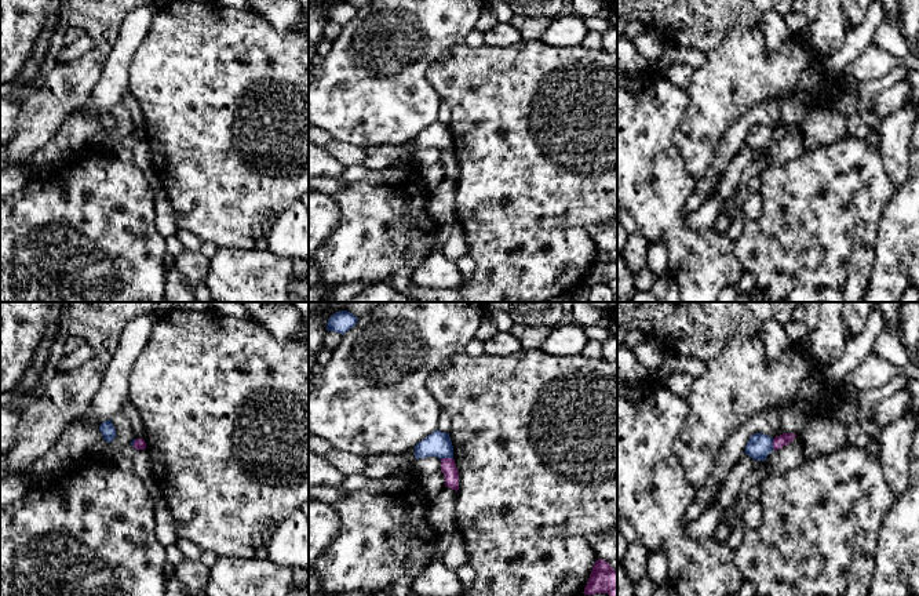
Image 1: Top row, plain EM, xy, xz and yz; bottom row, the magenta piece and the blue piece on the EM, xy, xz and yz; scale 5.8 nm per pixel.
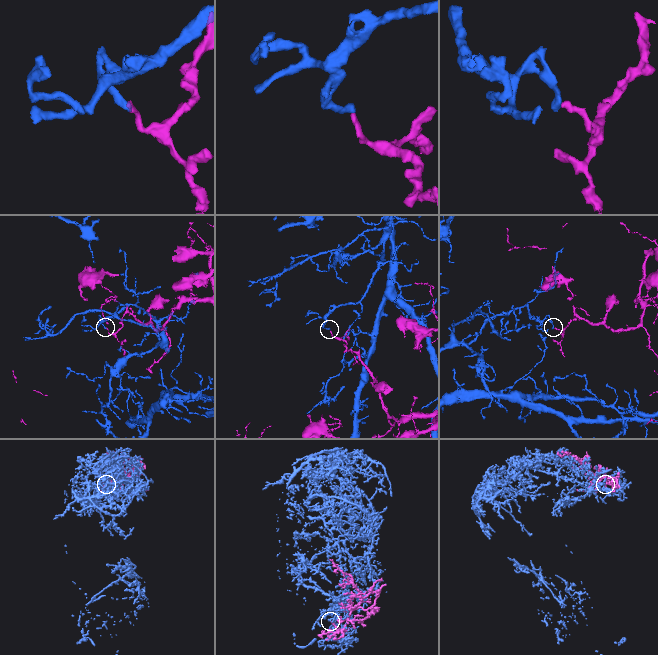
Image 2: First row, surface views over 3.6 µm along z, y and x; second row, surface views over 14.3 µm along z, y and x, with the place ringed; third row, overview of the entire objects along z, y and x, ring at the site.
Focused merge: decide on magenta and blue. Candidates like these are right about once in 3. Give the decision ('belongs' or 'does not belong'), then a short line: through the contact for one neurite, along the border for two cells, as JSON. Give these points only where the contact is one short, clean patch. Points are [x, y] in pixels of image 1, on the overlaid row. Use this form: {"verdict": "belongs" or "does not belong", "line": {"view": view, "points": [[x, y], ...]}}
{"verdict": "does not belong", "line": {"view": "xz", "points": [[452, 457], [441, 460]]}}

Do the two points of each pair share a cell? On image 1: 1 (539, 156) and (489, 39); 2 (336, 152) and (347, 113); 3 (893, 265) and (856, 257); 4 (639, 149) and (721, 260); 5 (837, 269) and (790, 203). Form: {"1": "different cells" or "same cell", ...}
{"1": "different cells", "2": "different cells", "3": "different cells", "4": "same cell", "5": "same cell"}

